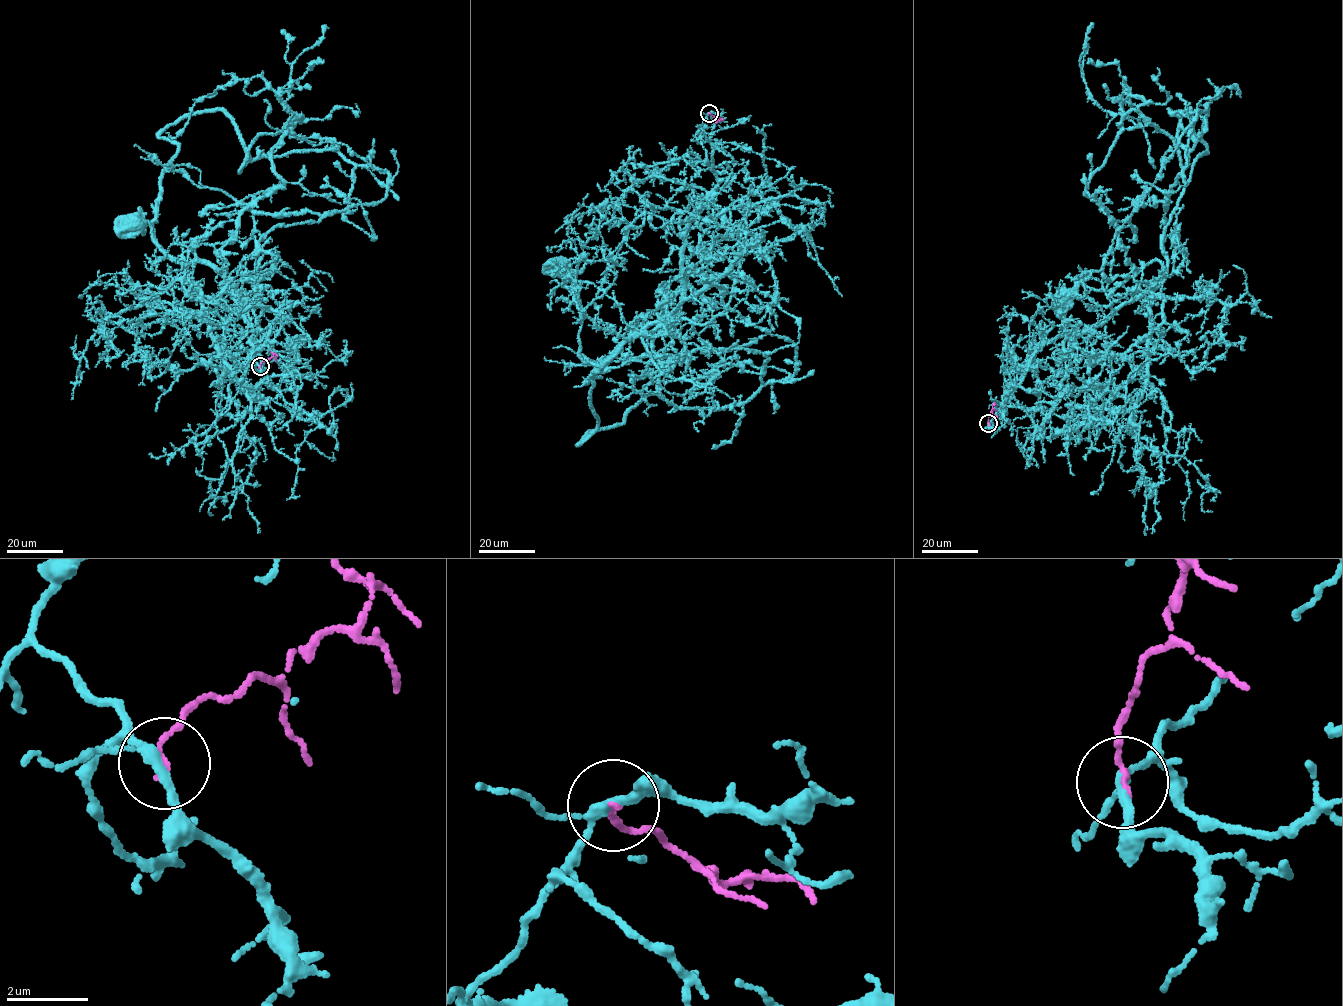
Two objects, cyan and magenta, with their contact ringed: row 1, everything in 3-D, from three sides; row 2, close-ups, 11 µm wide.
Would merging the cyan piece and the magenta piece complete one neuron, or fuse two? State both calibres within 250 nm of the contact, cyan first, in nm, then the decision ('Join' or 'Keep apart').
Thickness 200 nm (cyan) against 160 nm. Keep apart

